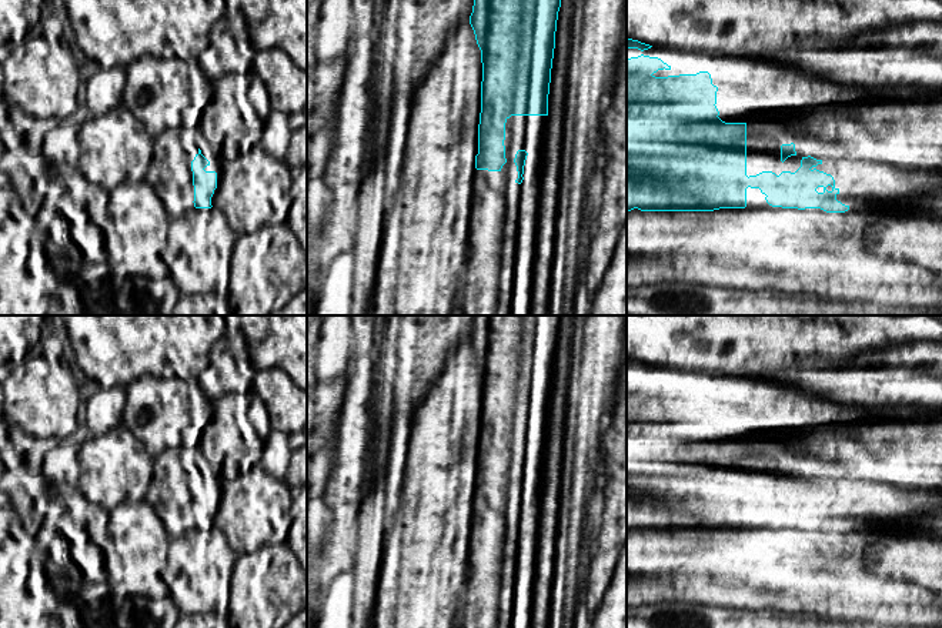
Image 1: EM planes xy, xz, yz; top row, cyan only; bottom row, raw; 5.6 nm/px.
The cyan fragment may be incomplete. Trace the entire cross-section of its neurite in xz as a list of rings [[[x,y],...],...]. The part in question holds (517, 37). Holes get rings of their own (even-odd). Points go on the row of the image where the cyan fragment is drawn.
[[[474,0],[470,24],[481,50],[481,113],[478,124],[477,174],[472,177],[472,206],[467,236],[465,264],[460,275],[458,301],[462,315],[494,315],[501,243],[504,181],[500,174],[505,158],[505,123],[511,116],[548,116],[548,94],[561,0]]]

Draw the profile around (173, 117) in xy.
[[[253,69],[247,74],[224,74],[211,80],[213,94],[208,106],[201,111],[200,126],[188,134],[183,130],[183,113],[191,104],[191,86],[183,96],[181,106],[167,107],[163,121],[164,131],[173,130],[180,136],[183,147],[184,176],[188,181],[183,187],[183,200],[194,201],[191,161],[201,153],[210,164],[206,171],[217,173],[217,188],[223,177],[223,151],[261,140],[264,120],[268,117],[270,96],[265,84]]]

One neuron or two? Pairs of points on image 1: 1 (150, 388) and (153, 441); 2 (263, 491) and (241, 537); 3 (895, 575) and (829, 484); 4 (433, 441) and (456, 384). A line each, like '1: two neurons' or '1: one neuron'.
1: one neuron
2: one neuron
3: two neurons
4: one neuron

